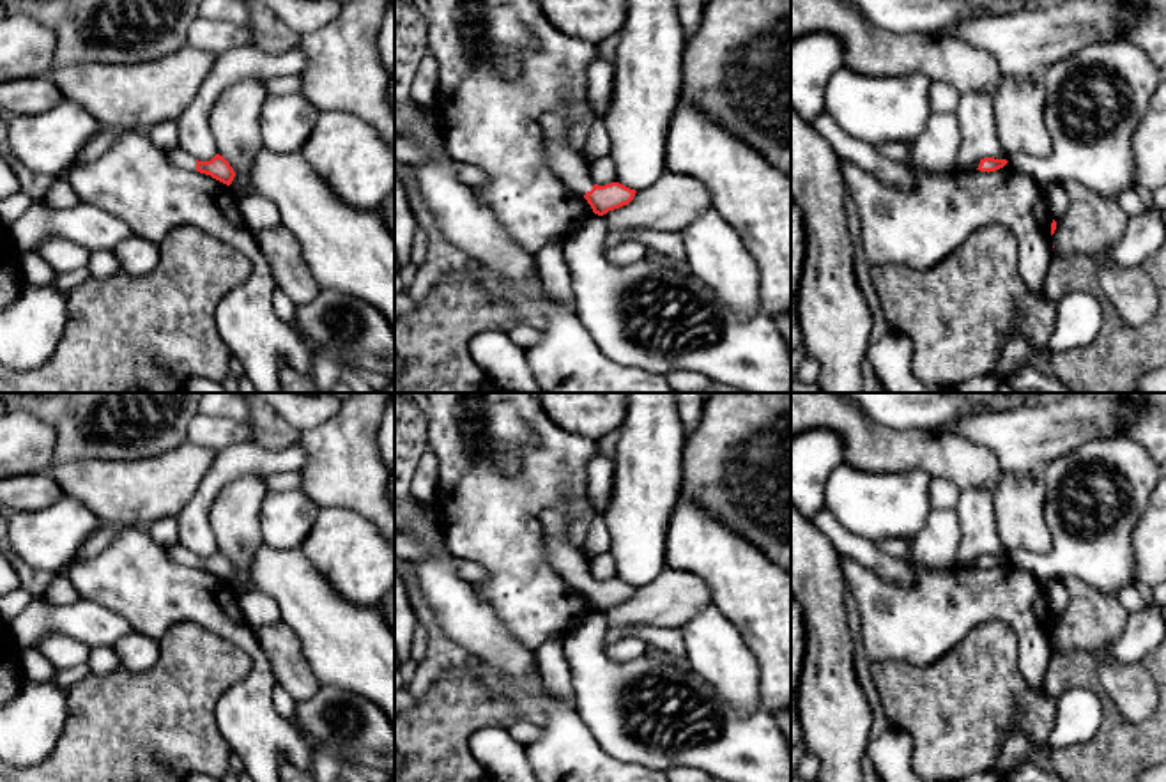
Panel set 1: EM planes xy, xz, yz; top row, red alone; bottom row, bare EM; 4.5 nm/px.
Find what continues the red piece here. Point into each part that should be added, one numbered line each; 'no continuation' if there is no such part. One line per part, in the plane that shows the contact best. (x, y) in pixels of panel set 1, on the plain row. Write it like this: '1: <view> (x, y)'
1: xz (570, 563)

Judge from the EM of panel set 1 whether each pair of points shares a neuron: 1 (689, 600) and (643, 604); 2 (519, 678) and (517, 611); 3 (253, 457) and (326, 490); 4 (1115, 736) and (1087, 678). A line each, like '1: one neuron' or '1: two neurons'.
1: one neuron
2: two neurons
3: two neurons
4: one neuron

